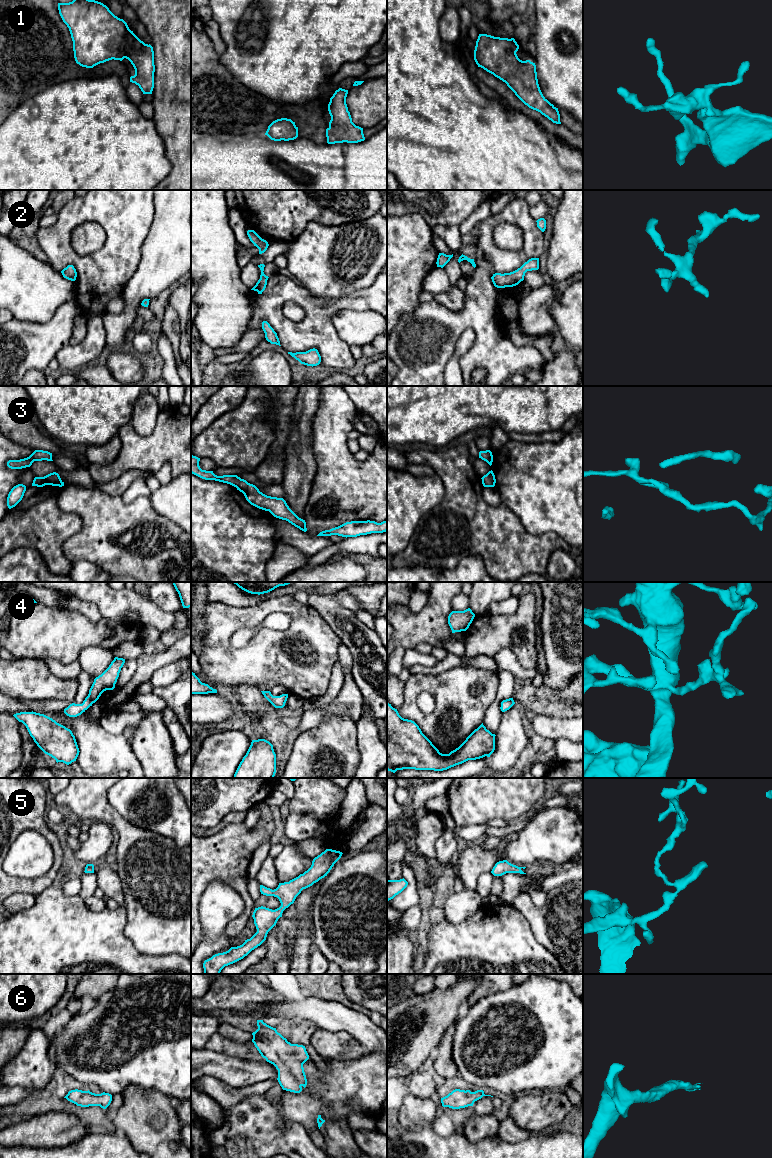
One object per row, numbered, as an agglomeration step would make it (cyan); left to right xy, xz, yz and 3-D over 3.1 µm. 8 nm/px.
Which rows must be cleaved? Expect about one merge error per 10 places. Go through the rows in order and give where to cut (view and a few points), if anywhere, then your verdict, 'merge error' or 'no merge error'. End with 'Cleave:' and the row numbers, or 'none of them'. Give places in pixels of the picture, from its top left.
1: cut none; no merge error
2: cut none; no merge error
3: cut none; no merge error
4: cut none; no merge error
5: cut none; no merge error
6: cut none; no merge error
Cleave: none of them

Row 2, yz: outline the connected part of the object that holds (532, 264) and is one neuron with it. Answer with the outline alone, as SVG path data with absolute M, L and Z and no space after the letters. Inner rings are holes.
M531 258L520 268L510 273L495 273L491 277L492 282L497 288L513 287L524 280L527 271L539 269L539 258Z

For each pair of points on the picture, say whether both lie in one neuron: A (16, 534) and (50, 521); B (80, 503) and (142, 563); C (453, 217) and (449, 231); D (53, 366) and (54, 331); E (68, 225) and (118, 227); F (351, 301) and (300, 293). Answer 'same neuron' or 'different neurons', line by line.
A: same neuron
B: same neuron
C: different neurons
D: different neurons
E: same neuron
F: same neuron

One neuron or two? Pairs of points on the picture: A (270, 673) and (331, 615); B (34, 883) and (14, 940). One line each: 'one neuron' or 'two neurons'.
A: two neurons
B: two neurons

